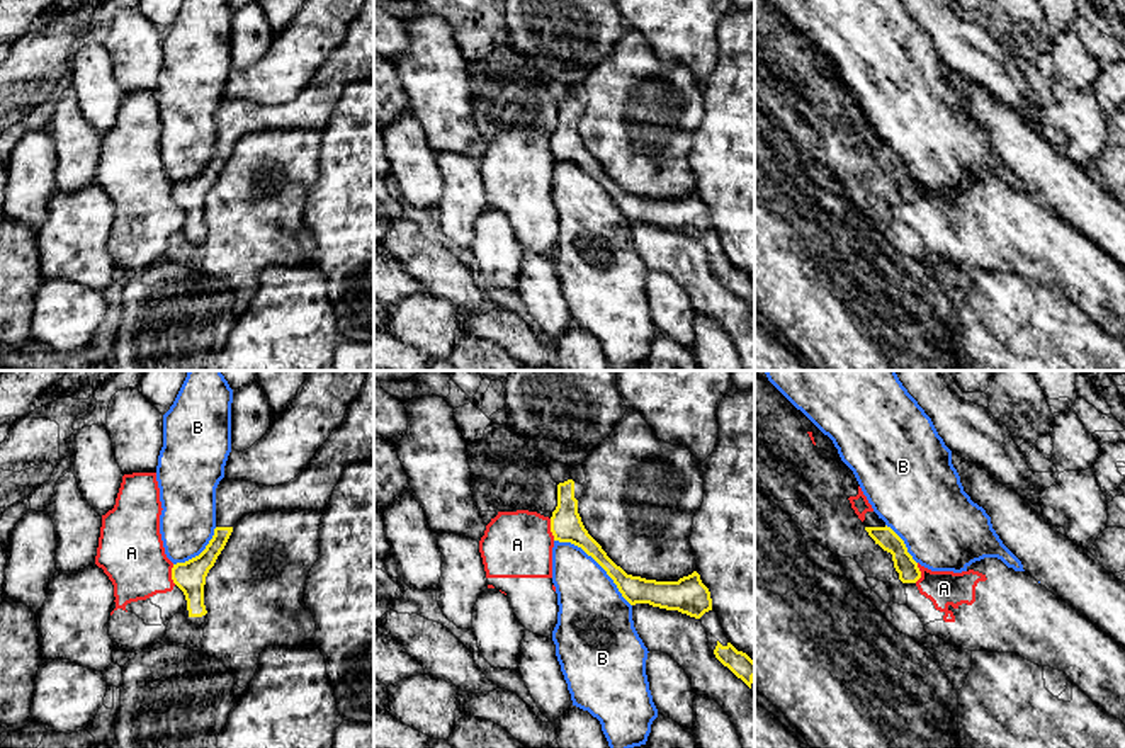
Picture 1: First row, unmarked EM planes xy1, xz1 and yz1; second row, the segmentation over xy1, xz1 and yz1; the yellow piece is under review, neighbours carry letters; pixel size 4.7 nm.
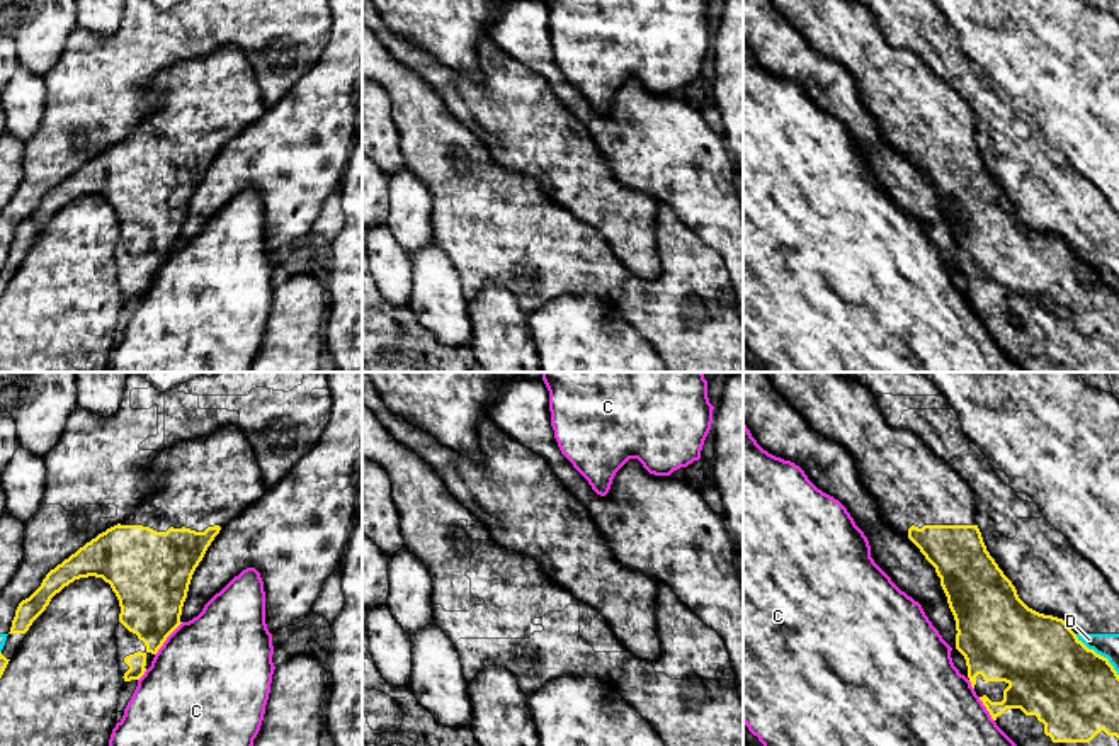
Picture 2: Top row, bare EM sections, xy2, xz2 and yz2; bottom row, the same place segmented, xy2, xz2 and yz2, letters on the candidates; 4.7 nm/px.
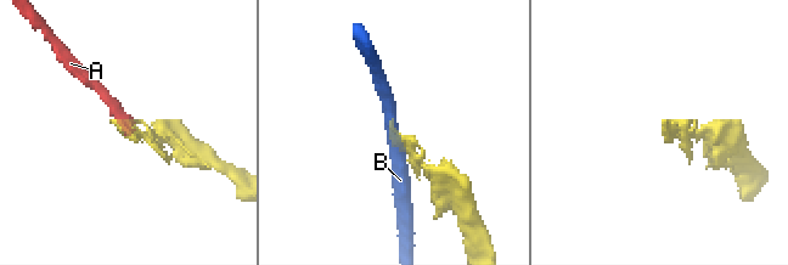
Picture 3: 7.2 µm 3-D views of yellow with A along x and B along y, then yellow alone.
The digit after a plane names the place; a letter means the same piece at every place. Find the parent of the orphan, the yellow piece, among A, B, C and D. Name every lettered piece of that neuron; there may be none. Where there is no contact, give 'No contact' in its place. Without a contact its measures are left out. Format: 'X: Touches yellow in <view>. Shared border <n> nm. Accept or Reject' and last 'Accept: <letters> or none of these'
A: Touches yellow in xz1. Shared border 110 nm. Reject
B: Touches yellow in xz1. Shared border 480 nm. Reject
C: Touches yellow in xy2. Shared border 200 nm. Reject
D: Touches yellow in yz2. Shared border 280 nm. Reject
Accept: none of these

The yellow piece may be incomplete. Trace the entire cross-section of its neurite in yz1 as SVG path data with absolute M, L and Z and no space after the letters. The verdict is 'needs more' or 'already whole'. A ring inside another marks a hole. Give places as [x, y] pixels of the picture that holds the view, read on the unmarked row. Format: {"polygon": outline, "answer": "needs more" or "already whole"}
{"polygon": "M867 131L862 143L875 163L892 173L899 199L902 202L916 202L921 197L921 190L918 182L907 172L904 160L890 146L887 146L875 131Z", "answer": "needs more"}

